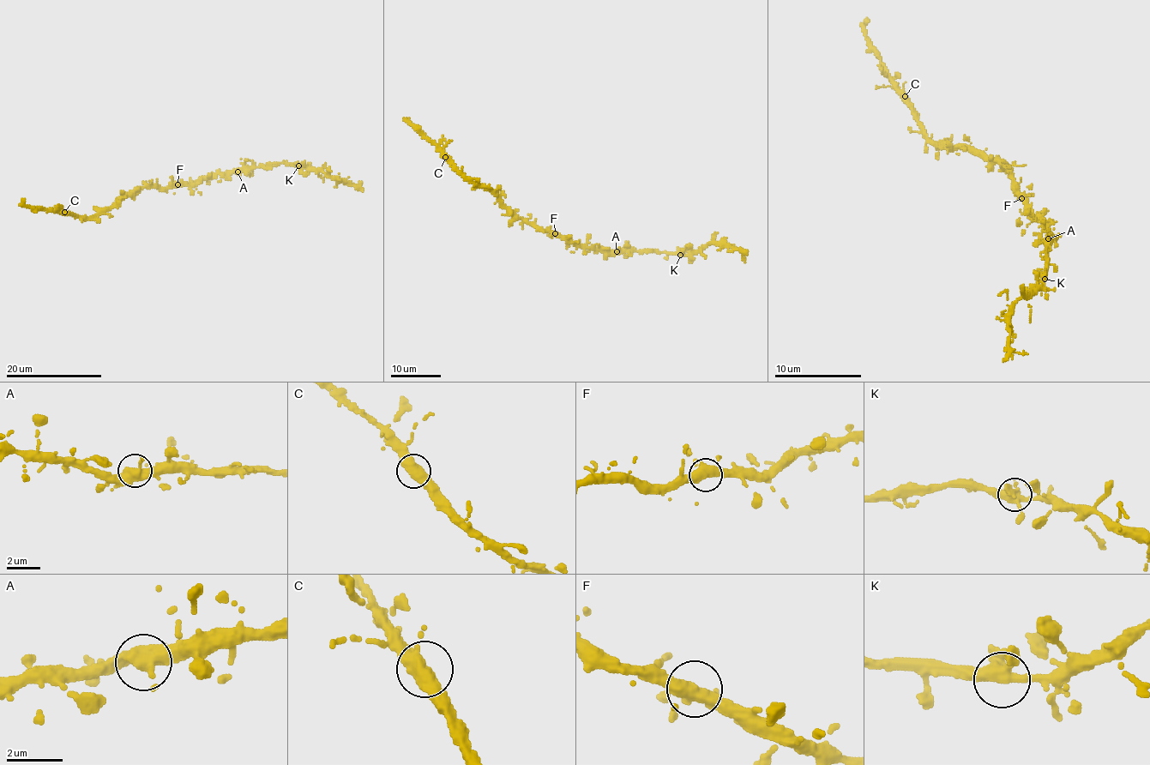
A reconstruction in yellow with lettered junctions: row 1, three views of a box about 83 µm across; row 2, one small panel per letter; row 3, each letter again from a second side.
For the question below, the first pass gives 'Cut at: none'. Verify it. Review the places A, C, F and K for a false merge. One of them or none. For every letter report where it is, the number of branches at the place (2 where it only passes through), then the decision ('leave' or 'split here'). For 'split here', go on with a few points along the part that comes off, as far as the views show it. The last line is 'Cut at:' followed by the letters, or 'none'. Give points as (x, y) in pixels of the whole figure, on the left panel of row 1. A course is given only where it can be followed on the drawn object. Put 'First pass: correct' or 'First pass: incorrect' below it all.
A: (237, 171) | 3 | leave
C: (64, 212) | 3 | leave
F: (177, 184) | 4 | leave
K: (298, 165) | 4 | leave
Cut at: none
First pass: correct

